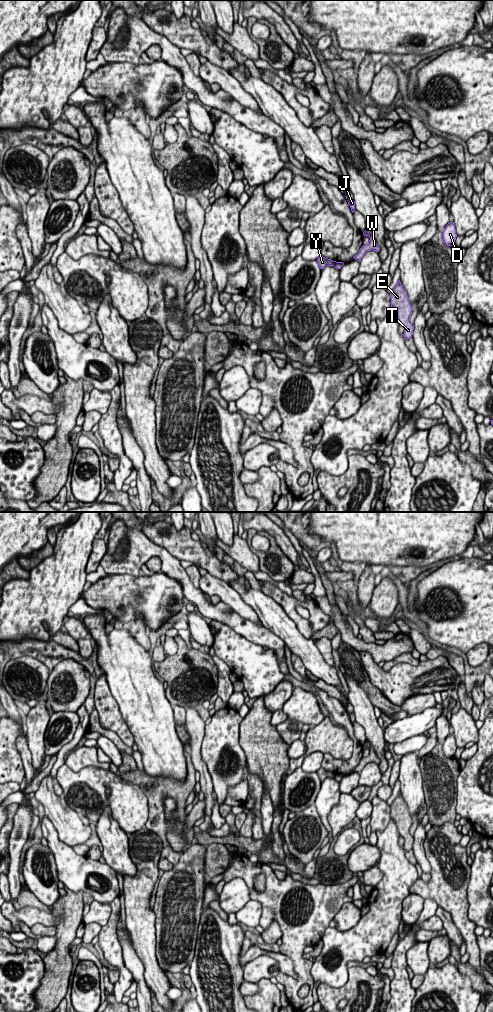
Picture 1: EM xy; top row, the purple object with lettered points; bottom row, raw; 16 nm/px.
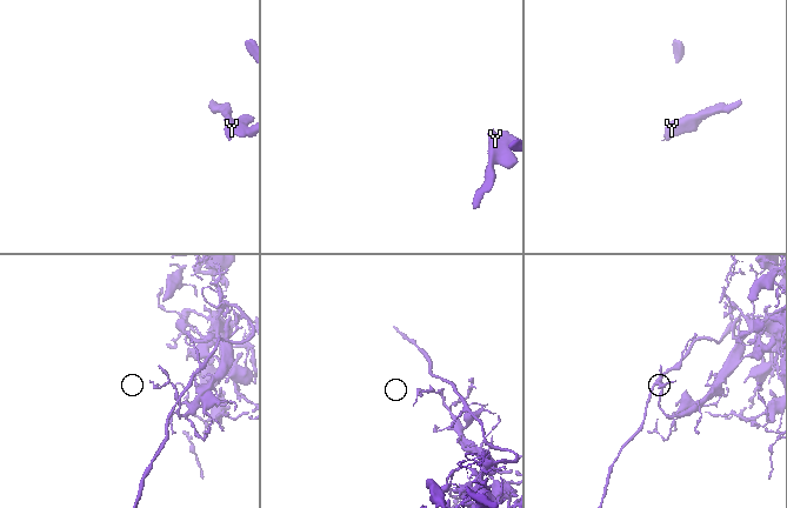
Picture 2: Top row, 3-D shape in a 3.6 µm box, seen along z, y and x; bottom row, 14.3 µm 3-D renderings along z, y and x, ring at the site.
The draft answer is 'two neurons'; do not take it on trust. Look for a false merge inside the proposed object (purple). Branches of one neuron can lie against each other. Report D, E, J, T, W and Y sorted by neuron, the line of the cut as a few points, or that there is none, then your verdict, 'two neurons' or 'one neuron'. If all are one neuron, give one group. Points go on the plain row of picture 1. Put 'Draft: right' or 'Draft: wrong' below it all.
D E J T W / Y; cut in xy along (336, 774), (334, 777); two neurons
Draft: right

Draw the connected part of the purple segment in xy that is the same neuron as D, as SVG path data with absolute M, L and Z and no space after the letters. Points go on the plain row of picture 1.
M449 734L443 742L443 753L447 758L452 758L455 755L457 746L455 737Z

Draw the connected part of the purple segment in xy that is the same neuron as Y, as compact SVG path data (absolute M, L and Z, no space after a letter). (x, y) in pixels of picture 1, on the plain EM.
M322 767L317 771L317 774L321 782L323 782L326 778L335 778L336 775L335 773L327 771Z

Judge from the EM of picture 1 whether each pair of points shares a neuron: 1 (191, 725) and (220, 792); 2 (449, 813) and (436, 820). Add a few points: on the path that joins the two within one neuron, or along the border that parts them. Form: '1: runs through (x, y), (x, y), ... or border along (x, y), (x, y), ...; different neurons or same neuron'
1: border along (204, 725), (201, 759), (208, 768); different neurons
2: runs through (446, 813), (439, 817); same neuron

